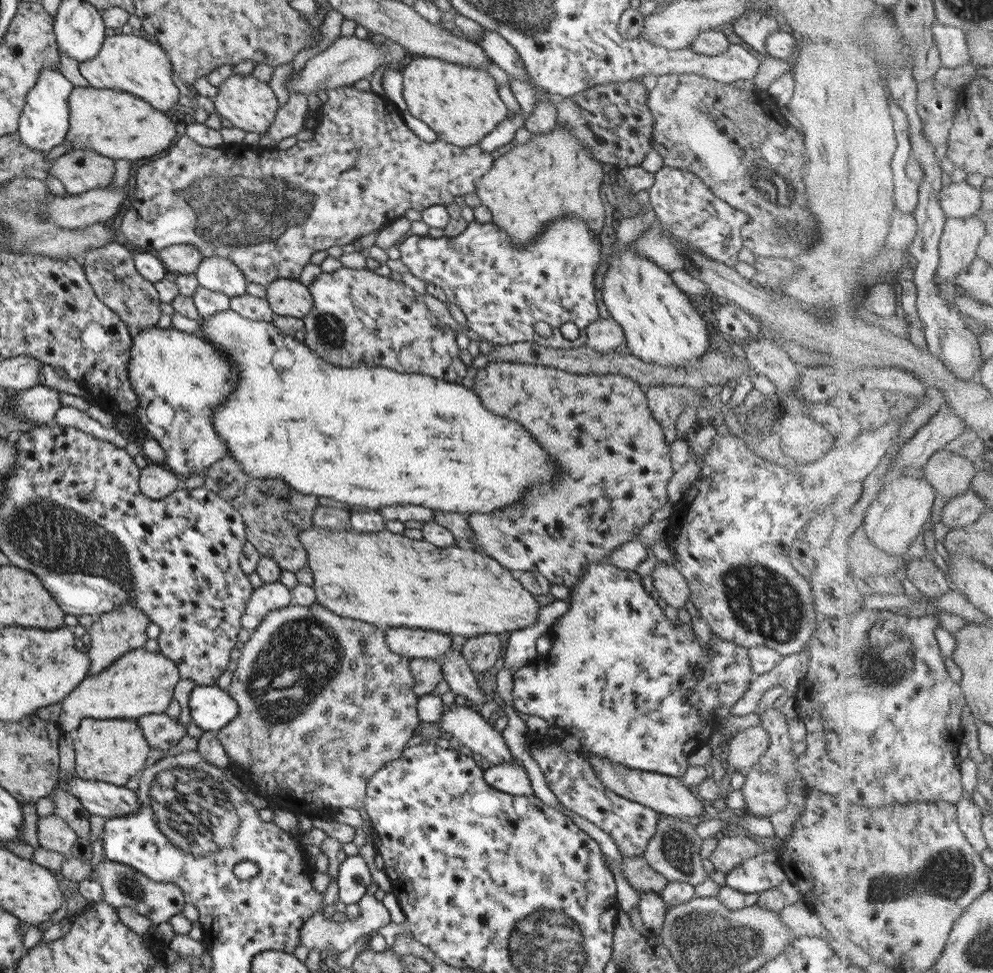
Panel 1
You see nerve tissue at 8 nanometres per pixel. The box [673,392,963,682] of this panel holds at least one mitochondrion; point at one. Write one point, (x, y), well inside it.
(763, 602)

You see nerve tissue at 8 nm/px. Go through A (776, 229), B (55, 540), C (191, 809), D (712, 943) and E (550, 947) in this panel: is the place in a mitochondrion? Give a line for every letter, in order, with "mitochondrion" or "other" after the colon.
A: mitochondrion
B: mitochondrion
C: mitochondrion
D: mitochondrion
E: mitochondrion

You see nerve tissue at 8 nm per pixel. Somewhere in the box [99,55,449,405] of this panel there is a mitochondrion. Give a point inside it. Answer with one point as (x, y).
(232, 214)

